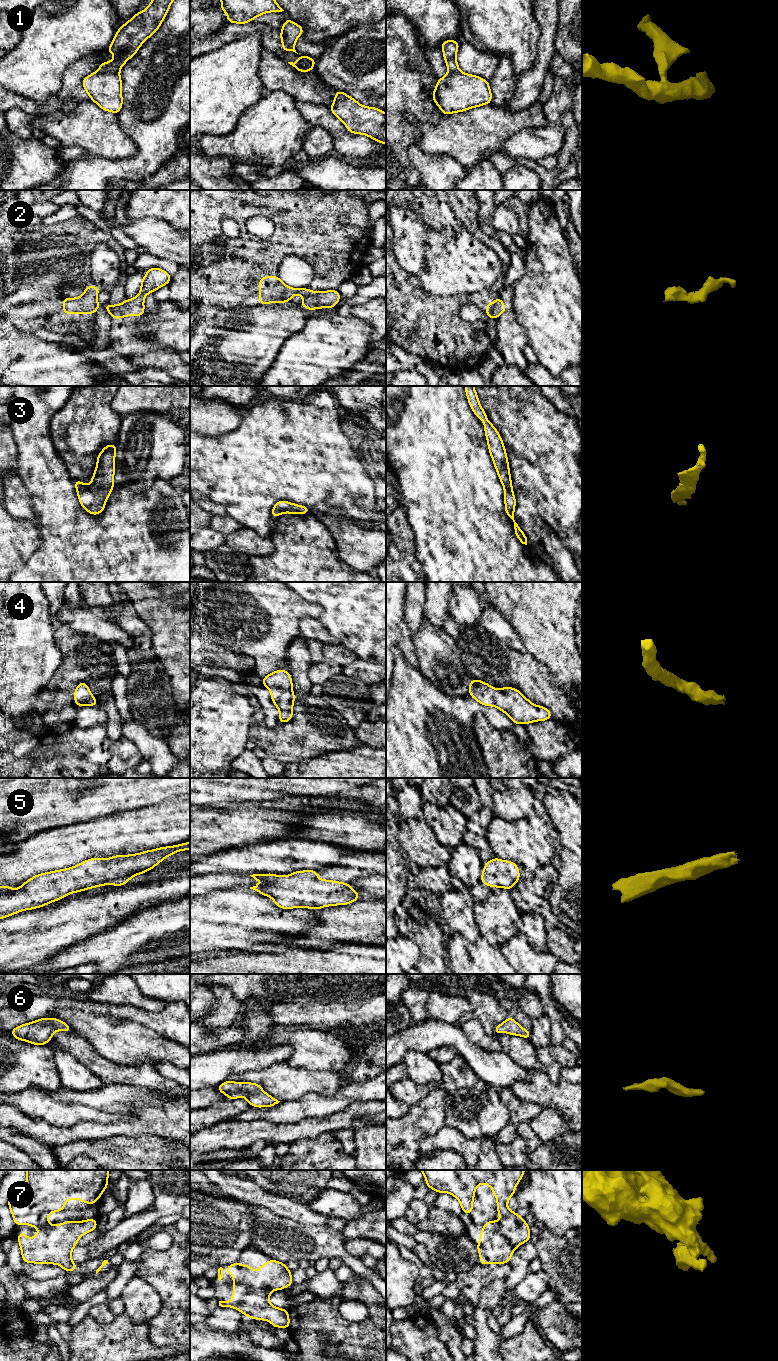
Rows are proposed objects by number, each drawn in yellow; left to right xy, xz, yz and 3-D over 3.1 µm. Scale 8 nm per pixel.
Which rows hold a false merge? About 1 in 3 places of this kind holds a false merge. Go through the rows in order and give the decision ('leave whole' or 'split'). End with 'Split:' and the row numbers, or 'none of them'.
1: split
2: split
3: leave whole
4: leave whole
5: leave whole
6: leave whole
7: leave whole
Split: 1, 2

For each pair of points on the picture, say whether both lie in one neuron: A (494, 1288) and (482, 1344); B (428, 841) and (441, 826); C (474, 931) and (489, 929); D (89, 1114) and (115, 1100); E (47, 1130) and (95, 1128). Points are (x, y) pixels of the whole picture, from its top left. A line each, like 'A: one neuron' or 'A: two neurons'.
A: one neuron
B: two neurons
C: two neurons
D: two neurons
E: one neuron

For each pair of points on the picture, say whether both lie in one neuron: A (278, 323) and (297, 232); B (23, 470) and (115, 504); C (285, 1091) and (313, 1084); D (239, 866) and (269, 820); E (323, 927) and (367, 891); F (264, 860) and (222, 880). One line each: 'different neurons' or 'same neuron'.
A: different neurons
B: same neuron
C: same neuron
D: different neurons
E: different neurons
F: different neurons

